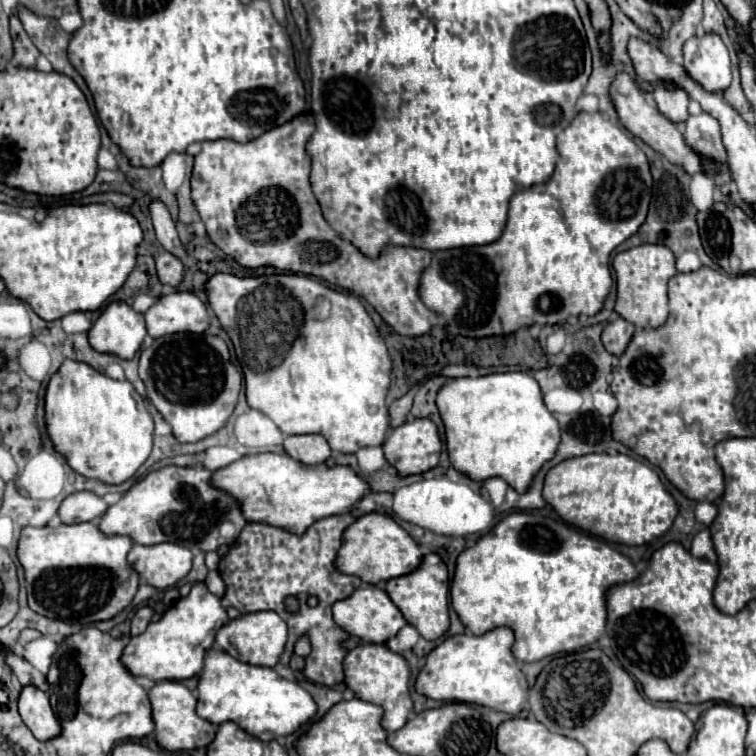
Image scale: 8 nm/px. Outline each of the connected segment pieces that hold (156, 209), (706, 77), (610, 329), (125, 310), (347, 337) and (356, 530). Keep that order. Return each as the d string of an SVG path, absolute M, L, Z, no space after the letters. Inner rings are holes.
M151 202L149 206L151 210L151 218L153 218L153 226L155 226L155 232L157 232L157 240L161 242L161 246L171 252L173 256L177 256L183 264L187 262L187 252L177 236L177 230L175 230L175 224L169 216L169 210L161 204L161 202Z
M705 34L703 38L693 36L685 42L683 46L683 68L685 72L697 82L701 84L707 92L723 92L729 84L731 84L731 62L729 62L729 52L725 48L725 44L721 42L721 38L717 34Z
M617 318L603 328L601 342L607 352L621 356L623 350L627 348L627 342L633 338L633 334L635 334L635 326L623 318Z
M109 302L89 330L89 342L103 354L131 360L147 336L143 314L125 302Z
M219 272L205 282L205 292L209 308L215 312L221 328L233 340L235 356L245 378L247 404L267 414L285 436L323 434L331 450L343 454L355 454L365 446L379 446L385 440L385 434L389 430L385 396L391 384L393 364L377 326L355 296L331 290L315 278L303 274L271 274L241 278L235 274ZM307 314L329 316L325 320L317 320Z
M369 512L359 516L345 532L343 532L343 546L337 552L335 568L341 574L351 574L361 578L367 584L383 584L391 578L403 576L413 572L423 554L417 542L387 514Z

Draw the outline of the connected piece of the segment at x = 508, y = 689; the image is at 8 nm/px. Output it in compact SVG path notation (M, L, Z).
M493 628L483 636L459 634L445 638L427 654L427 662L415 680L415 690L433 700L479 704L513 716L519 714L527 700L527 682L511 654L513 640L511 628Z

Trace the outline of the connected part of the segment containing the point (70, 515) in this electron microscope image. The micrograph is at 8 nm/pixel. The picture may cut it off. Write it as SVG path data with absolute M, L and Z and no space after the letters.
M75 492L67 496L59 506L59 518L63 524L79 524L97 520L109 506L103 502L101 496L93 492Z

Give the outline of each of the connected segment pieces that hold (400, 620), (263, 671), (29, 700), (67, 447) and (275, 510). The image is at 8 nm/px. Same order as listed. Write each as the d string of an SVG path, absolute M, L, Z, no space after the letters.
M361 586L359 590L355 590L355 594L335 602L333 618L347 634L357 636L359 640L367 644L385 644L407 624L399 608L391 602L391 598L381 586Z
M213 648L205 652L205 664L199 674L197 692L197 714L201 718L213 724L231 720L245 732L263 738L265 742L293 734L317 712L317 704L297 682L281 678L273 668L245 664L227 652Z
M23 686L19 694L19 714L33 736L41 742L47 742L61 734L61 726L51 710L47 692L35 686Z
M67 360L51 376L45 390L45 426L55 452L59 452L75 472L105 484L121 484L129 480L149 458L153 448L153 420L137 390L127 380L113 380L85 362Z
M247 454L213 472L211 484L241 504L247 522L283 526L293 534L303 534L307 526L331 514L349 512L361 496L369 492L367 482L349 466L305 468L287 454Z

